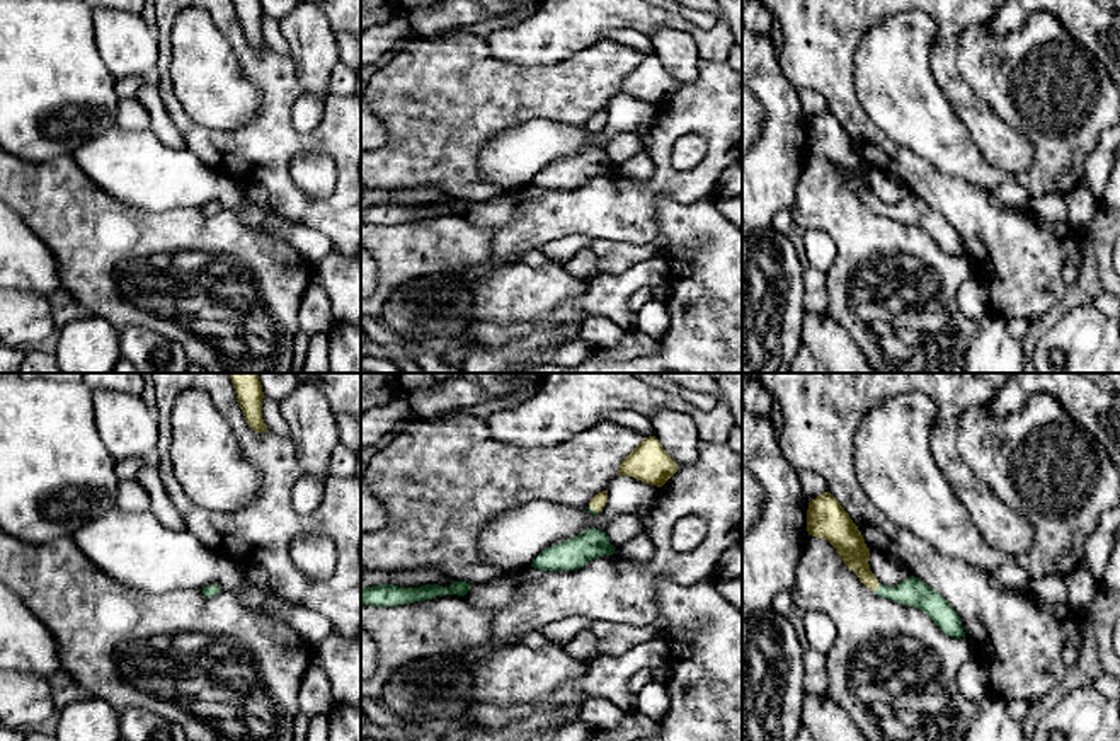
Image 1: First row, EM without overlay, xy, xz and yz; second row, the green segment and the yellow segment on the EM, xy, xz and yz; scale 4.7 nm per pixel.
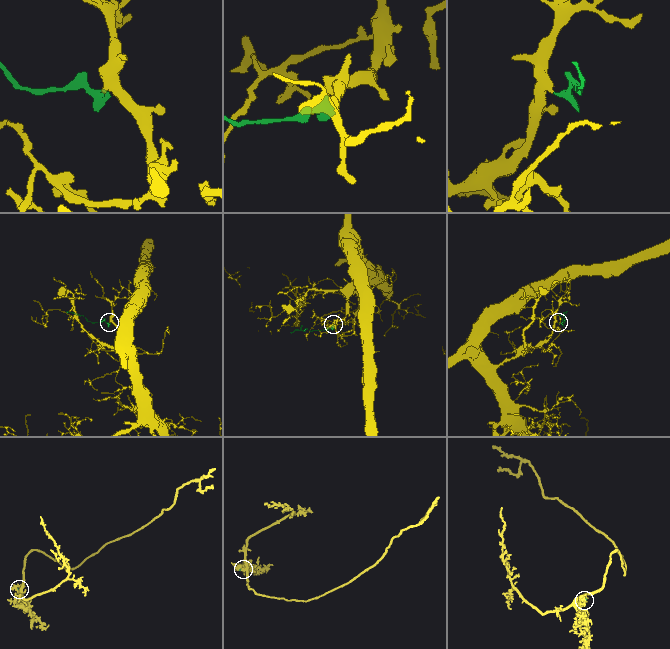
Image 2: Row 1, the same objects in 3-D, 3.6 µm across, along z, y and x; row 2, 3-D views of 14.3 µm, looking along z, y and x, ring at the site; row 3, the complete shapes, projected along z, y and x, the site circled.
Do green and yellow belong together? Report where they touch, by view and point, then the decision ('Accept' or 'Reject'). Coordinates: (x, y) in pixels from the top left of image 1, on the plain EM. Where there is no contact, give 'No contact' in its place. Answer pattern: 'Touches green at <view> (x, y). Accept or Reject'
Touches green at yz (877, 206). Accept

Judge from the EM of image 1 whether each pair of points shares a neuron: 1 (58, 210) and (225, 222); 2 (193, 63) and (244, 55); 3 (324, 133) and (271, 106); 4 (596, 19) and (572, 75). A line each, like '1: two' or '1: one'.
1: one
2: two
3: one
4: two

